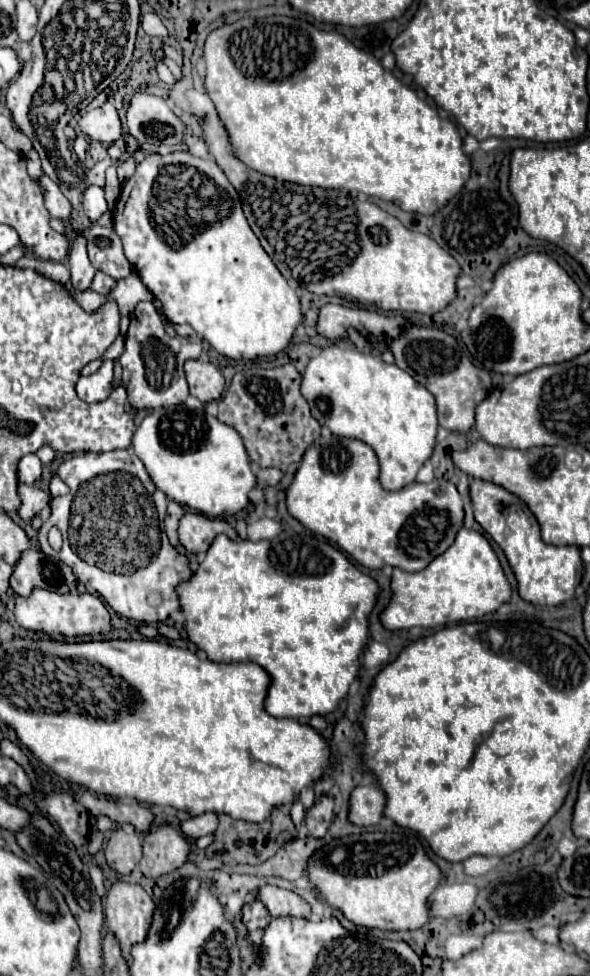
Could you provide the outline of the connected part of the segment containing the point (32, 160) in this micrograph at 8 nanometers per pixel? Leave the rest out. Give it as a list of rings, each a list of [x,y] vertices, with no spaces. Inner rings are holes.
[[[31,150],[31,152],[27,154],[27,168],[29,168],[29,174],[31,174],[35,180],[41,178],[41,162],[39,162],[39,156],[37,156],[35,150]]]

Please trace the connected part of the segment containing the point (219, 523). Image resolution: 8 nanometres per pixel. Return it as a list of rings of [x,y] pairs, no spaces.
[[[187,512],[179,520],[179,542],[187,552],[207,552],[217,534],[227,534],[231,540],[237,538],[235,528],[223,518],[209,518],[205,514]]]

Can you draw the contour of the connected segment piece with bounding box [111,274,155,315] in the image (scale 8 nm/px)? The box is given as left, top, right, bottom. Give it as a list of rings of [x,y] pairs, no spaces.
[[[129,274],[123,280],[117,280],[117,286],[111,290],[111,300],[119,304],[121,315],[131,315],[139,301],[153,301],[153,294],[145,288],[137,274]]]

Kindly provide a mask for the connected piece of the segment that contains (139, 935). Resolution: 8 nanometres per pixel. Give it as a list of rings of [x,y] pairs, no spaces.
[[[115,882],[105,900],[107,928],[117,936],[123,956],[129,958],[131,946],[147,938],[151,928],[155,904],[149,894],[127,882]]]

